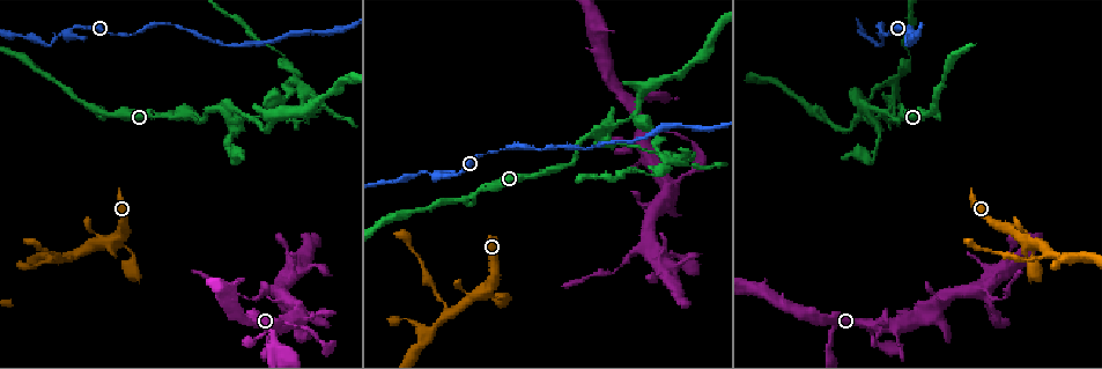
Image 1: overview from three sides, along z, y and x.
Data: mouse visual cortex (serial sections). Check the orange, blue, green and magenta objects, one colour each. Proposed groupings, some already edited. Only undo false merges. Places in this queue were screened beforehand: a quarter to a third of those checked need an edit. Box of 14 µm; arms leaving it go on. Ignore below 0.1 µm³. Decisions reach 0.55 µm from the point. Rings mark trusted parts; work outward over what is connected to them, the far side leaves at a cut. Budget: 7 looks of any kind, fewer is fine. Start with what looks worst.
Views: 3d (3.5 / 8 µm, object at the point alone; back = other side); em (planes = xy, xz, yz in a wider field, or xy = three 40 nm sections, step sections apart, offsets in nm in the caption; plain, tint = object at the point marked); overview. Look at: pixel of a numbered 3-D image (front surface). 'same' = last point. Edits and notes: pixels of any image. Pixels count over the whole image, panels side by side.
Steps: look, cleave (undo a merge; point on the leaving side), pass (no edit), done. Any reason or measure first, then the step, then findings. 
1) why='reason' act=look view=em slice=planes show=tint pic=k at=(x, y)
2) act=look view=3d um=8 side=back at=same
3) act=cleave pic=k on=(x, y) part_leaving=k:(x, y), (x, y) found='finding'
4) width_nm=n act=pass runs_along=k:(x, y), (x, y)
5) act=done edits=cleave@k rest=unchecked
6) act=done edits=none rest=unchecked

why='three arms meet' act=look view=3d um=3.5 pic=1 at=(870, 111)

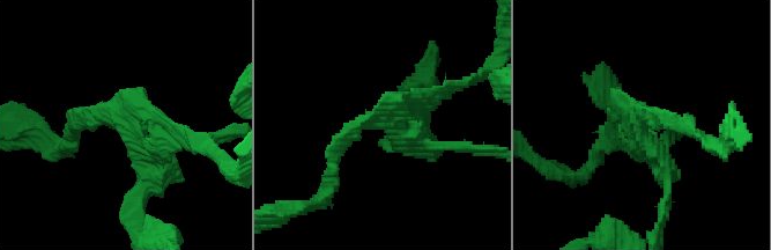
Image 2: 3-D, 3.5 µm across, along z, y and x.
act=look view=em slice=xy step=2 show=tint pic=2 at=(639, 126)

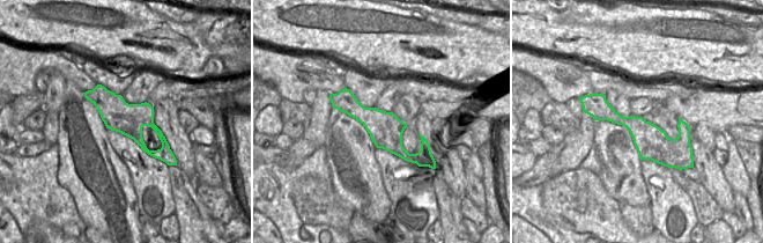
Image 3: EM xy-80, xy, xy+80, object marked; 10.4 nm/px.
act=pass found='all the same cell'

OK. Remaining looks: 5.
why='sharp bend' act=look view=3d um=8 pic=1 at=(657, 154)

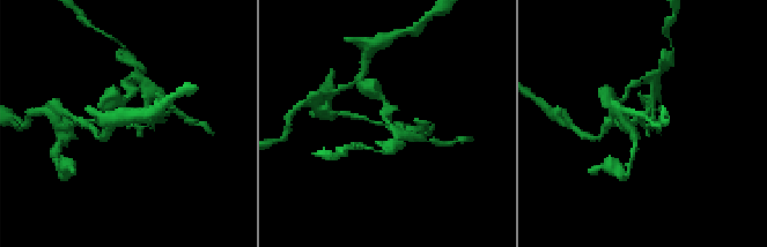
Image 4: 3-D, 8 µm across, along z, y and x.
act=look view=em slice=xy step=2 show=tint pic=4 at=(647, 126)

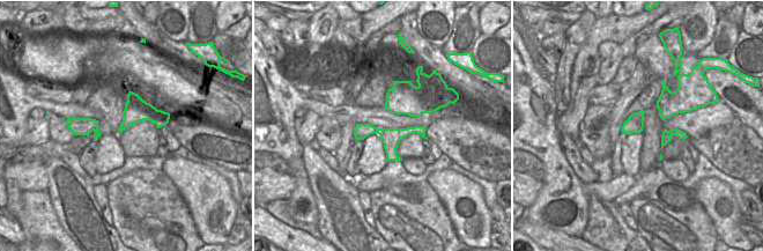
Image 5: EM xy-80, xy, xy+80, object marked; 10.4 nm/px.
act=pass runs_along=5:(356, 132), (422, 132) found='all the same cell'

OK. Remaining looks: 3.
why='abrupt turn' act=look view=3d um=3.5 side=back pic=1 at=(58, 36)

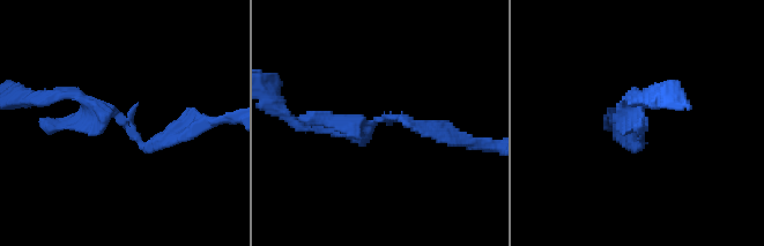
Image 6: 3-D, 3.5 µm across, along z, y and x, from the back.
act=look view=em slice=xy step=1 show=tint pic=6 at=(637, 113)

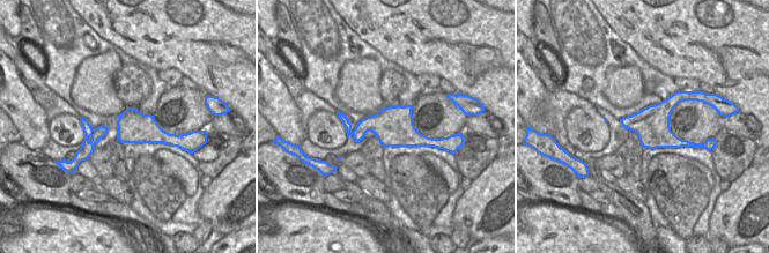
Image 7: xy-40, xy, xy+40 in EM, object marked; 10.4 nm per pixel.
act=pass runs_along=6:(50, 95), (117, 112), (142, 144), (178, 129) found='continuous, no second cell'

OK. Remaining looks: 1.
act=done edits=none rest=unchecked

